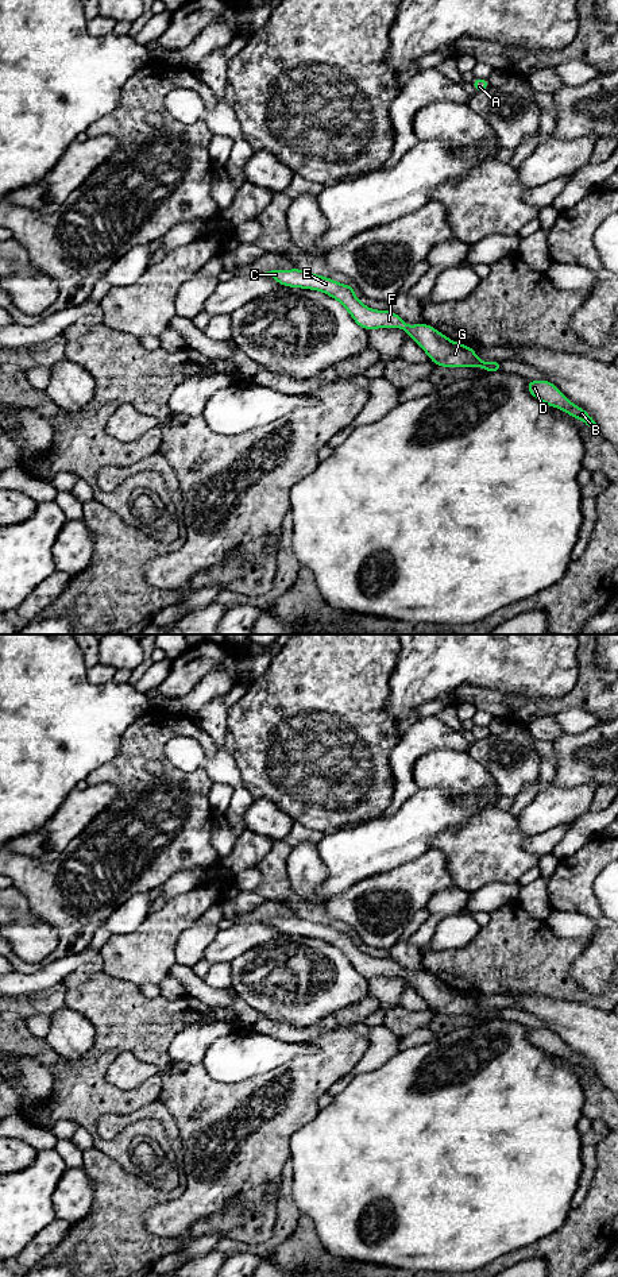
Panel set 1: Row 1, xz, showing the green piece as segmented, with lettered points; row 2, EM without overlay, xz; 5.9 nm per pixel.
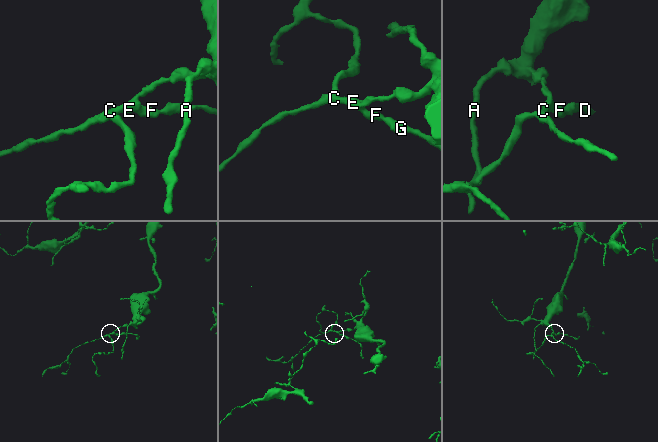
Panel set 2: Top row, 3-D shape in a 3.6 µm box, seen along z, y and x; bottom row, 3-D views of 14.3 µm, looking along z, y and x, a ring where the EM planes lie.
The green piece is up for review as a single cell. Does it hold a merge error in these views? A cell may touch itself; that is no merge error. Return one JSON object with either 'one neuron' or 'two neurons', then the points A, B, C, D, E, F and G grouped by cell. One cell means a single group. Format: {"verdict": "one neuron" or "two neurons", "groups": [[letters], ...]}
{"verdict": "one neuron", "groups": [["A", "B", "C", "D", "E", "F", "G"]]}

